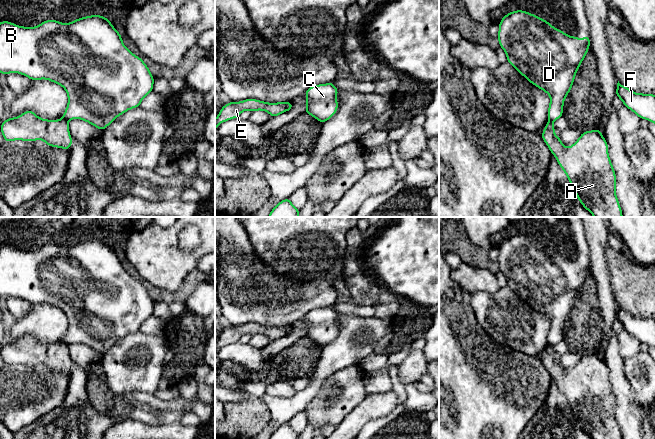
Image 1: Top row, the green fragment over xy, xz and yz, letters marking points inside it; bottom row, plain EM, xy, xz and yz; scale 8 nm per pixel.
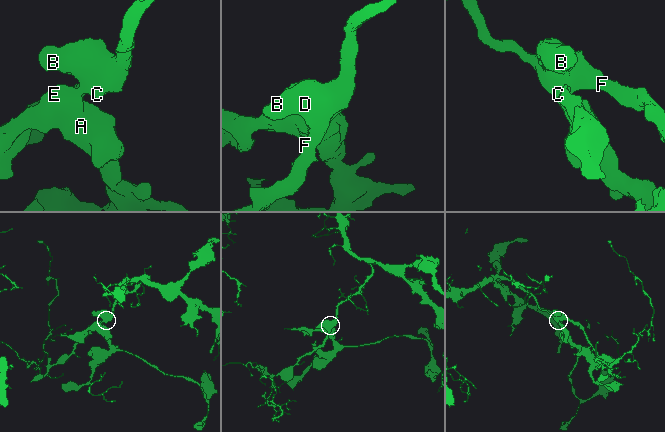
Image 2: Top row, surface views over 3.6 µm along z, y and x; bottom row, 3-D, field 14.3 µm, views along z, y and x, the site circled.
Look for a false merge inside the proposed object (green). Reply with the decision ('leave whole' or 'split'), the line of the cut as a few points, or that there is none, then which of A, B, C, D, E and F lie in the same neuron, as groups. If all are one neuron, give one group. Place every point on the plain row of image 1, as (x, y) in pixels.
split | xy (63, 342), (67, 345) | A E / B C D F

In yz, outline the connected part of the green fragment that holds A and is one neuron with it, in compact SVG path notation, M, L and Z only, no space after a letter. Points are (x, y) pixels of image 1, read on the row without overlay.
M548 344L541 361L556 381L575 419L586 434L592 439L623 439L616 421L616 398L608 378L608 368L600 353L583 356L574 368L566 372L560 361L555 359L553 345Z

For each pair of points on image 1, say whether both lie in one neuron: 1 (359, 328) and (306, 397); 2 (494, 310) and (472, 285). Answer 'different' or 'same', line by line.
1: same
2: different

